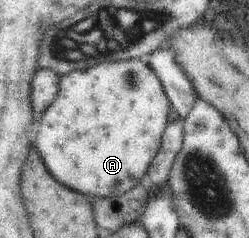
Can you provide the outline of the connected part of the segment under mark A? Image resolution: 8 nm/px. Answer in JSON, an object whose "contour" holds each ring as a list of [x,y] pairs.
{"contour":[[[134,59],[74,71],[70,76],[63,77],[61,87],[56,104],[40,119],[40,152],[48,168],[62,184],[96,199],[128,194],[149,174],[150,166],[162,150],[171,123],[173,101],[166,92],[161,76],[150,64]]]}

